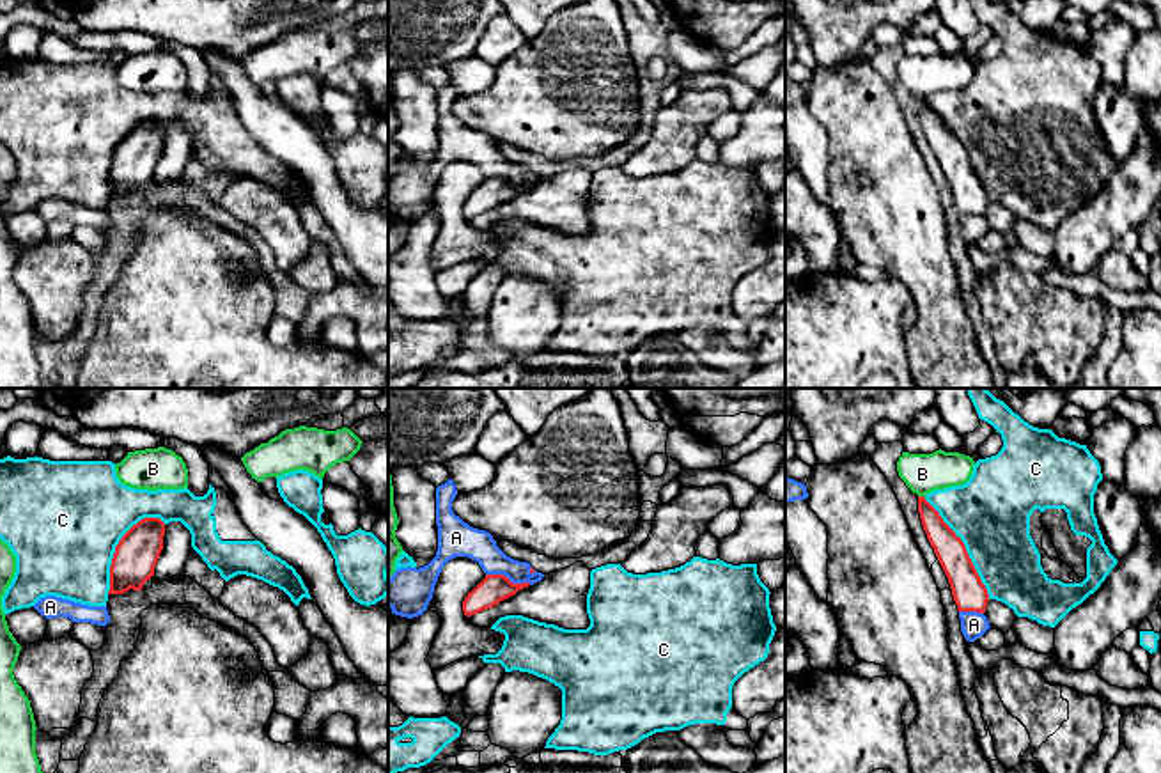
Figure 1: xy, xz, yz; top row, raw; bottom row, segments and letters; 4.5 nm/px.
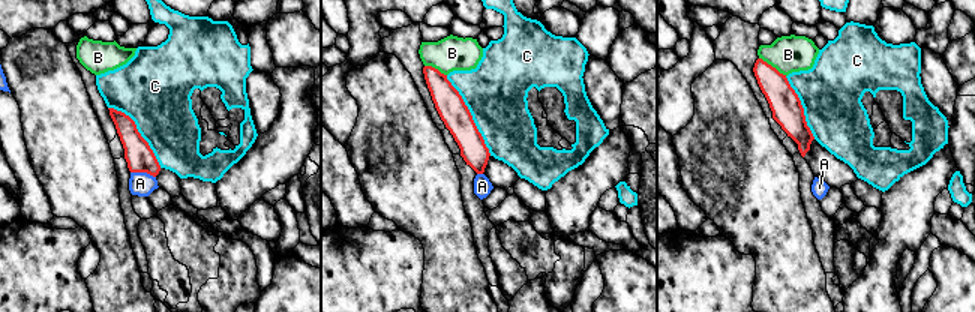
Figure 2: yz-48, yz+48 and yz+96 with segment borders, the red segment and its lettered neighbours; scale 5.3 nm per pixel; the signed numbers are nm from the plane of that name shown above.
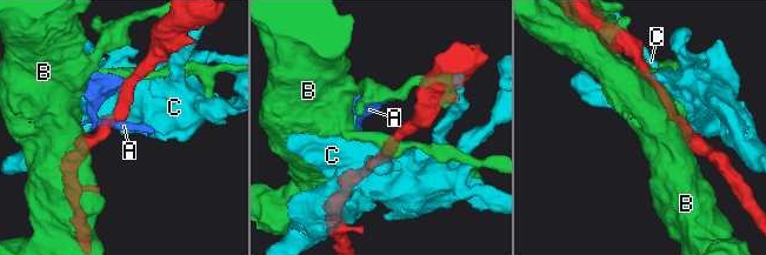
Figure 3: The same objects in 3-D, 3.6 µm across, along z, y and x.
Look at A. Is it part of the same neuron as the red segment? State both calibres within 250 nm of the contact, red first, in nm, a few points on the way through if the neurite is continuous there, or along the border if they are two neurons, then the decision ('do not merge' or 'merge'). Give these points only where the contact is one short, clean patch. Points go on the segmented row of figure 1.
calibres 130 and 140 nm; border xz (486, 573), (502, 573), (513, 582), (530, 584); do not merge

